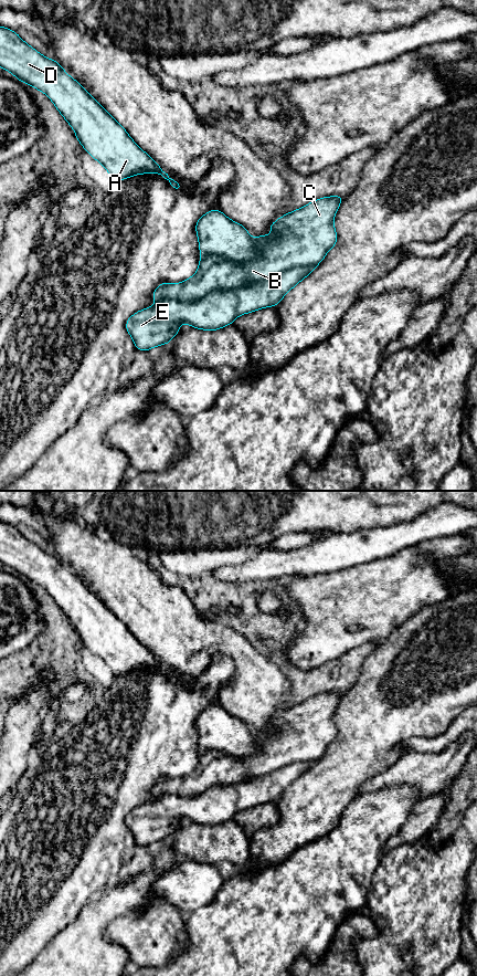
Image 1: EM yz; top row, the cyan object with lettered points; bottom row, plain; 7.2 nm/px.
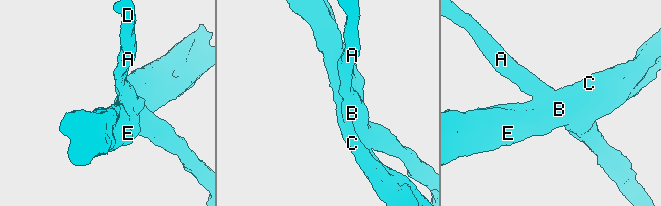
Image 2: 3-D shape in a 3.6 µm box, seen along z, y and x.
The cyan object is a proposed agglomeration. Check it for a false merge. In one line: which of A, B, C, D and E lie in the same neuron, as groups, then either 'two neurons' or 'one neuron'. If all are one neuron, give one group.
groups A D / B C E; two neurons

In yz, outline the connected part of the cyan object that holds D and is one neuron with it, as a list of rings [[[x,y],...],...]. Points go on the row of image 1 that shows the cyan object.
[[[1,25],[0,67],[9,71],[22,83],[26,83],[47,95],[56,109],[75,130],[75,136],[84,149],[106,168],[114,181],[139,174],[160,174],[173,188],[180,187],[148,154],[135,144],[126,129],[77,81],[72,78],[59,62],[43,56],[28,45],[15,31]]]

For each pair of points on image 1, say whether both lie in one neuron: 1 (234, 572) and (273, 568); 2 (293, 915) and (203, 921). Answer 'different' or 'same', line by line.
1: same
2: same

